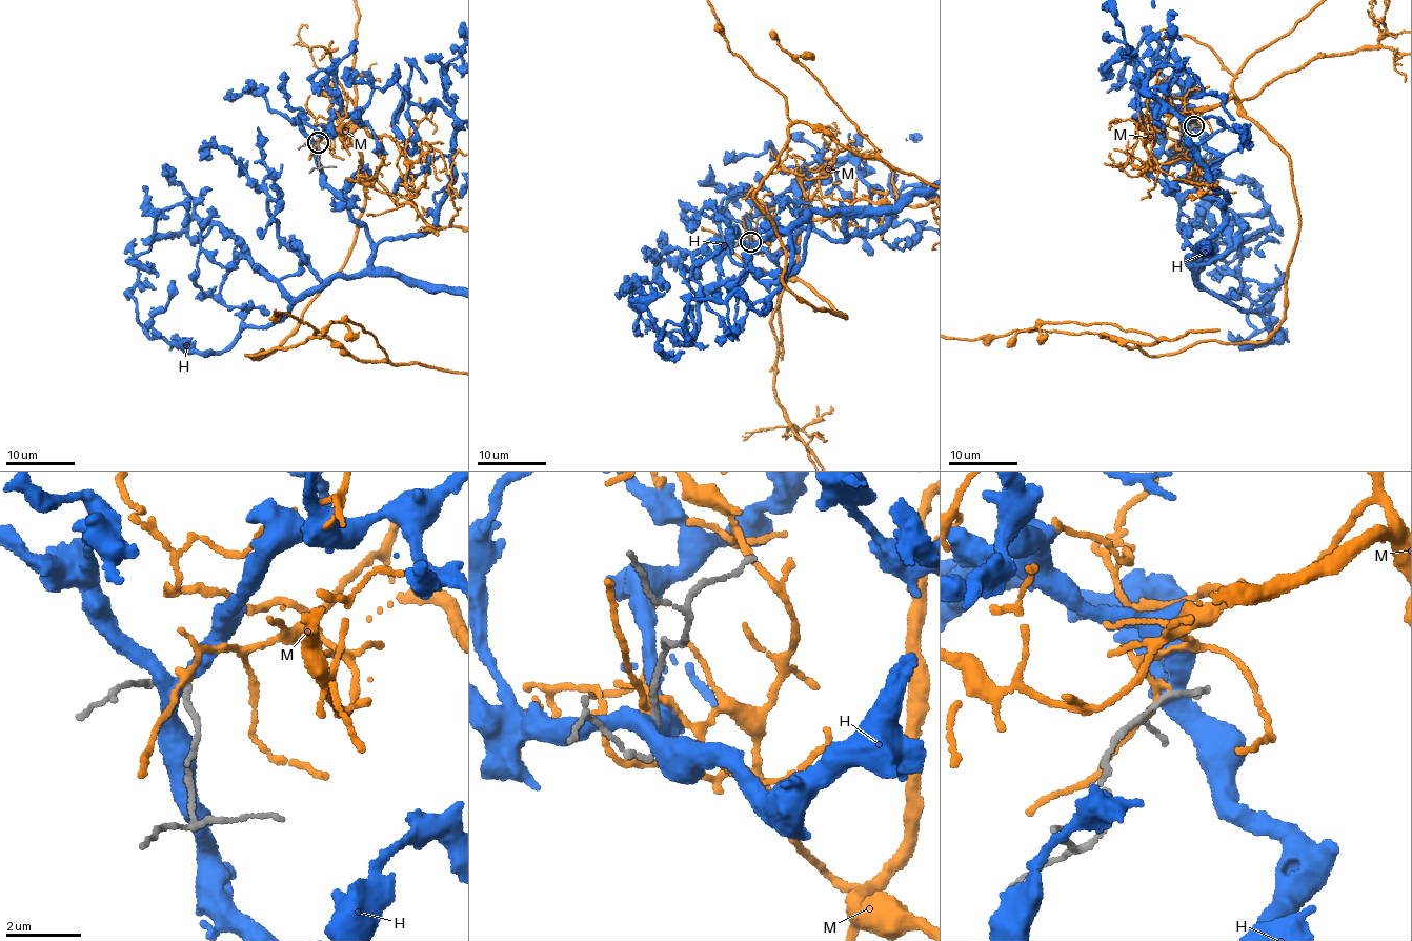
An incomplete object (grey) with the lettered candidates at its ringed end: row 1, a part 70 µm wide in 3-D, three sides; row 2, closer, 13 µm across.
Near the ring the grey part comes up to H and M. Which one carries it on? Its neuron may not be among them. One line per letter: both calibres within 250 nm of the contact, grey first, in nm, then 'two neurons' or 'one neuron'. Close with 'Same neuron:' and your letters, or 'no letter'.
H: 130/420 nm | two neurons
M: 130/120 nm | one neuron
Same neuron: M

